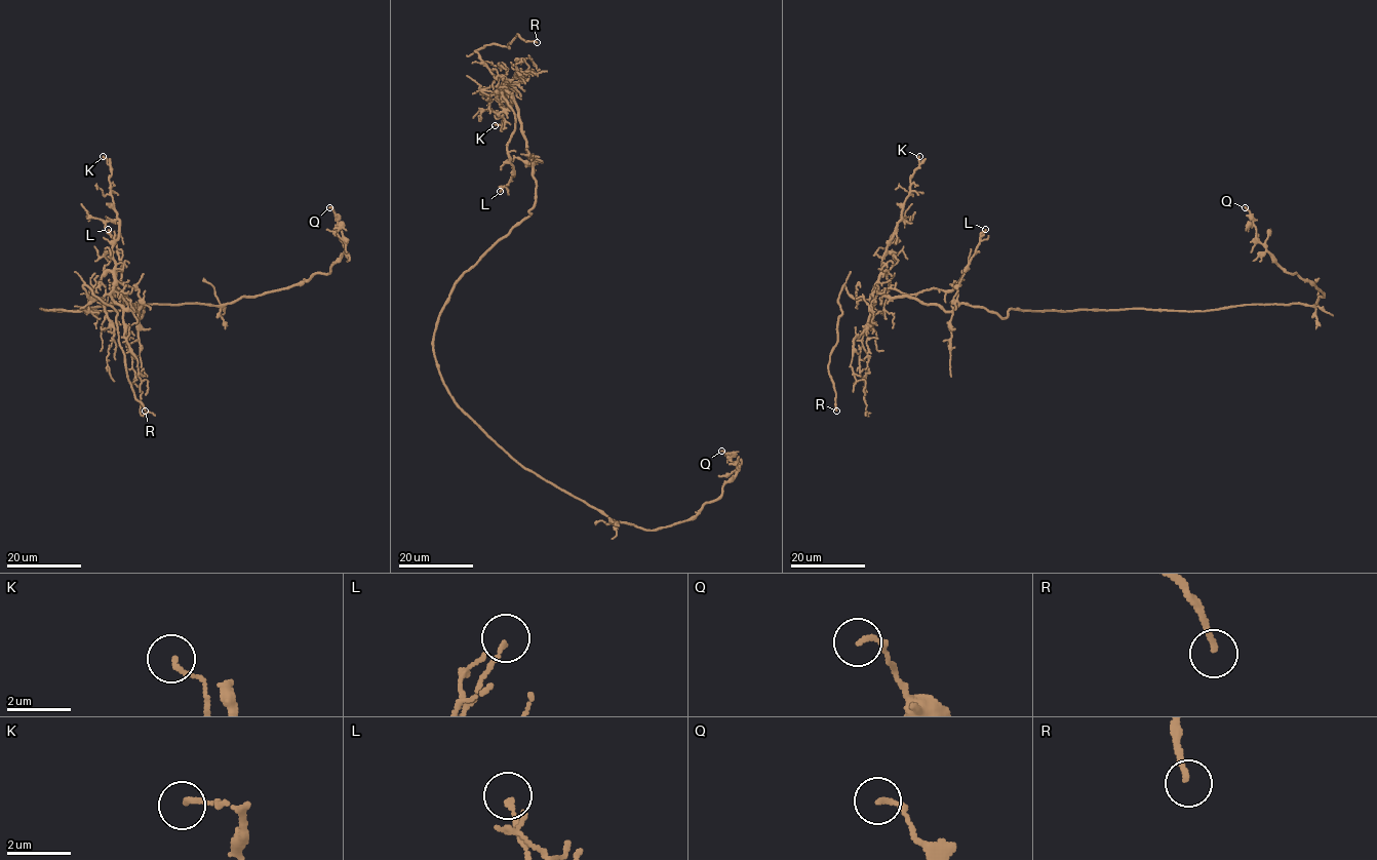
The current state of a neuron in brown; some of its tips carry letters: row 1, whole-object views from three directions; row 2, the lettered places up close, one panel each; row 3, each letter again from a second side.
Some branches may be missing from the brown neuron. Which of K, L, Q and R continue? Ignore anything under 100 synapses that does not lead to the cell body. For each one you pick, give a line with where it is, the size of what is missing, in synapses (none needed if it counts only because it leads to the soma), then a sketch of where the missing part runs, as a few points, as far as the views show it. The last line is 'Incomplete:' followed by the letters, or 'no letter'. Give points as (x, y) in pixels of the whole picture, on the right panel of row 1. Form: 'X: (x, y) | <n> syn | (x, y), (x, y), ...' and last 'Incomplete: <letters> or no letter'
R: (836, 411) | (836, 411), (827, 432), (828, 438), (841, 446), (837, 472), (833, 475), (826, 467), (824, 433), (810, 443)
Incomplete: R

